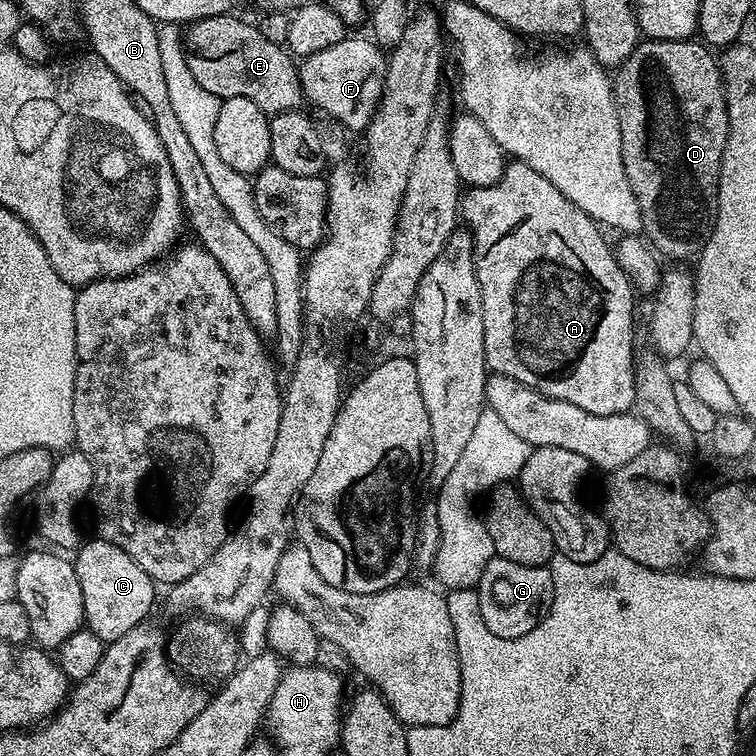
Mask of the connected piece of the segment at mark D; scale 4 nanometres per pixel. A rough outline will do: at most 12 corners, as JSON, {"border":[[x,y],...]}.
{"border":[[645,39],[614,76],[642,232],[672,262],[716,221],[721,65]]}

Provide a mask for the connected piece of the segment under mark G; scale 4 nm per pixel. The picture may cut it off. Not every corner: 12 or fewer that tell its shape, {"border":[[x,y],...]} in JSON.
{"border":[[493,555],[475,590],[486,630],[530,634],[554,598],[548,566]]}

